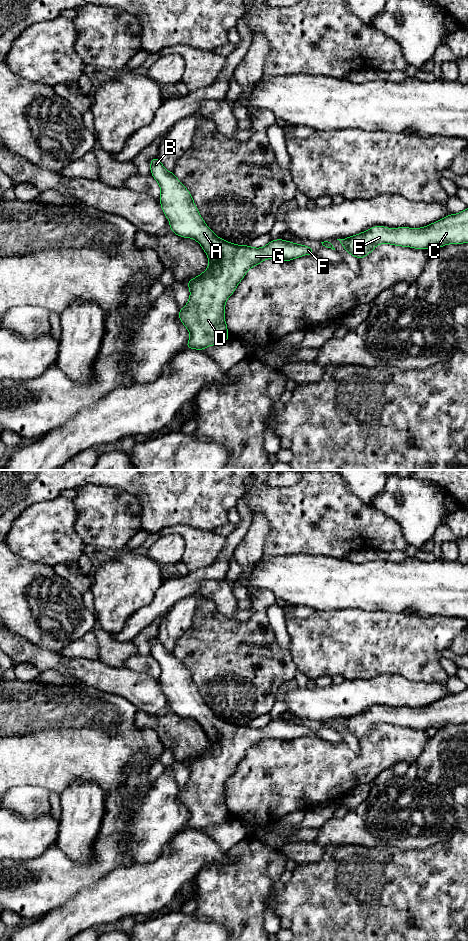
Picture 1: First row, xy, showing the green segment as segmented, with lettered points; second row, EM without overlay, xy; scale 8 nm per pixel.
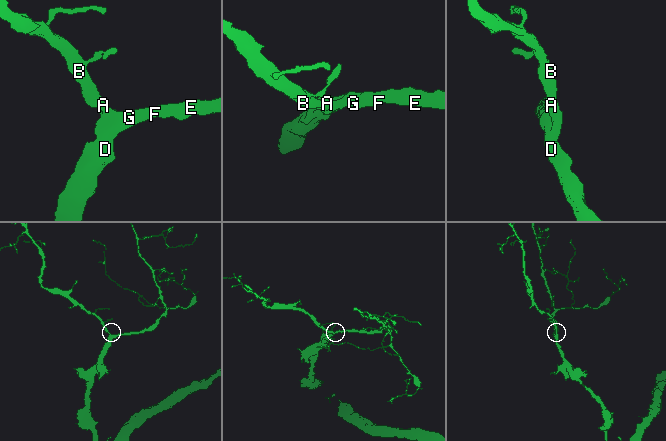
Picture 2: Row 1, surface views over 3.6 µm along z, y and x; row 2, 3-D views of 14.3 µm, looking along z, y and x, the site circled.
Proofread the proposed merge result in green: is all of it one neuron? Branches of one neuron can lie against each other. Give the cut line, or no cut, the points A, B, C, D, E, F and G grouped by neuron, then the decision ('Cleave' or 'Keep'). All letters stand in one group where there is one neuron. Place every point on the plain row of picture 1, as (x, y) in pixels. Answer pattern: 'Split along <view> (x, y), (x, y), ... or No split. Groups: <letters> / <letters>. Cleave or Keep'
No split. Groups: A B C D E F G. Keep

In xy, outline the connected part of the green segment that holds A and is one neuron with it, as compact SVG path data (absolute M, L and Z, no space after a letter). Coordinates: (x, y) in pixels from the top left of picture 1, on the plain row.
M154 637L149 645L151 655L158 662L161 669L159 681L163 693L170 702L170 710L180 717L196 720L209 739L207 749L196 758L187 761L190 778L186 786L179 789L179 800L190 813L190 819L185 829L205 830L210 825L222 824L229 820L227 804L224 798L225 782L234 773L247 751L251 747L259 745L265 739L277 739L286 742L300 738L303 735L315 735L315 730L281 718L271 720L263 728L236 725L219 718L206 705L198 692L191 673L177 659L174 653L167 651L158 637Z

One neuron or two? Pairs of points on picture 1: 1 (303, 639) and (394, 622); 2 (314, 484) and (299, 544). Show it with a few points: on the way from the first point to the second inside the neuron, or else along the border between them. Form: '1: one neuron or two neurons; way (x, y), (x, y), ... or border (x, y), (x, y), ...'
1: one neuron; way (326, 640), (371, 640)
2: one neuron; way (311, 499), (311, 513), (299, 525), (299, 529)

